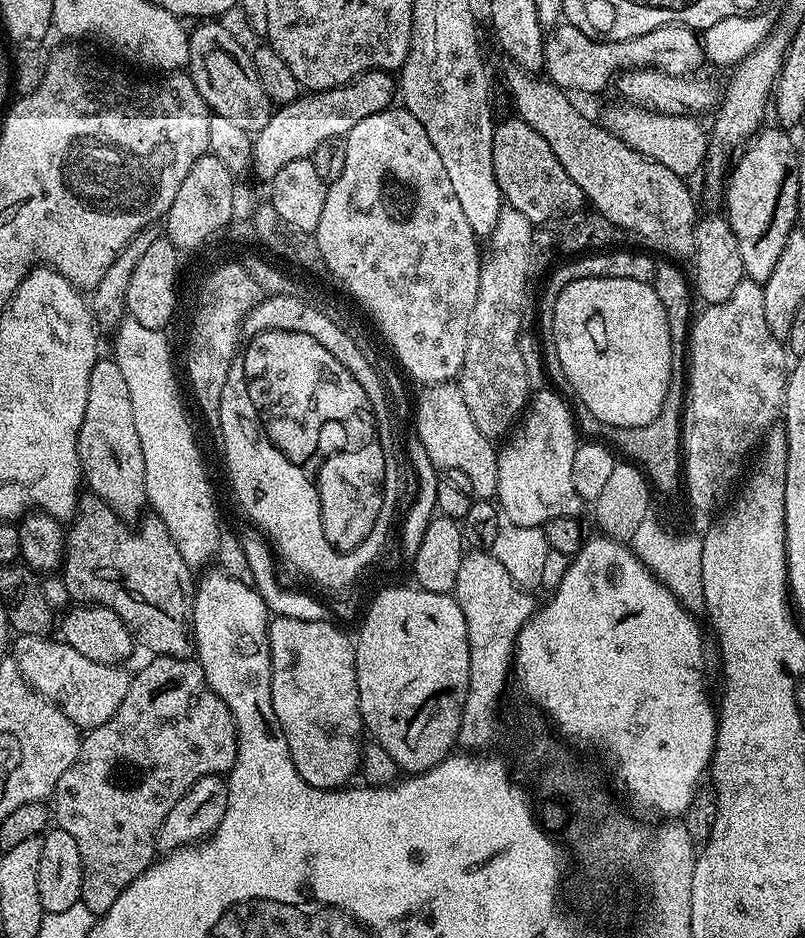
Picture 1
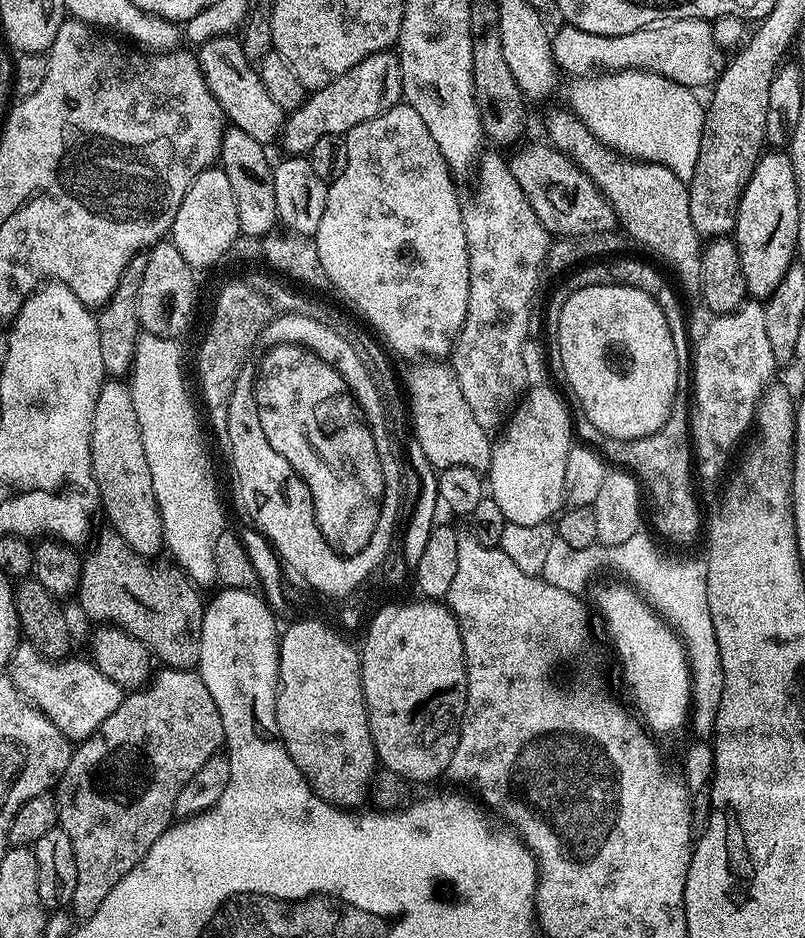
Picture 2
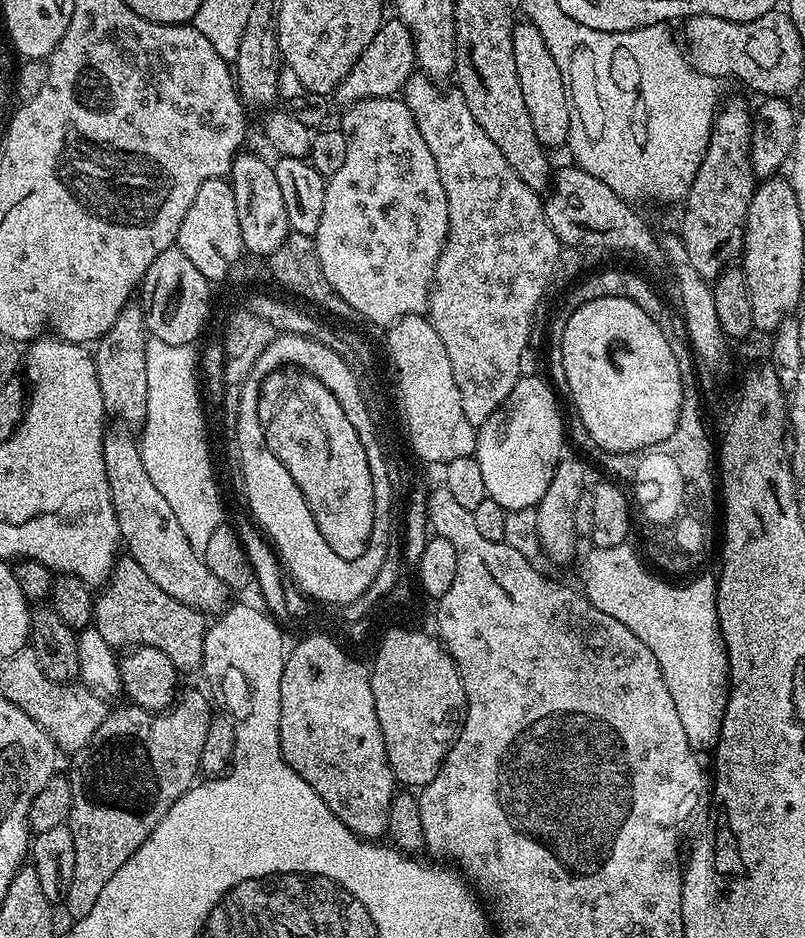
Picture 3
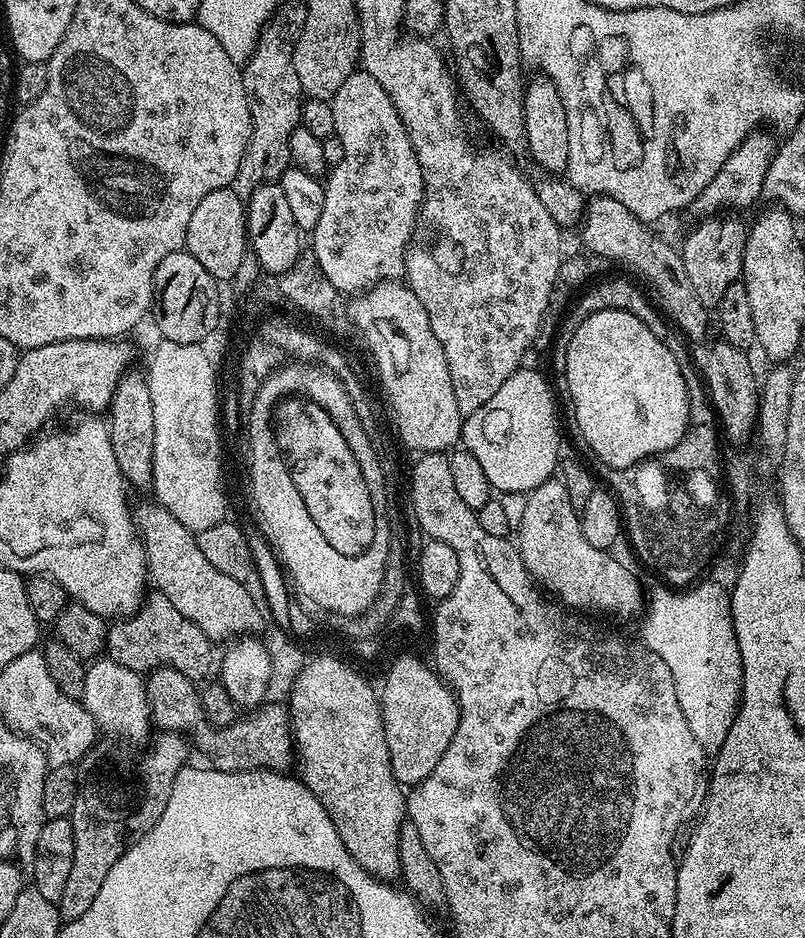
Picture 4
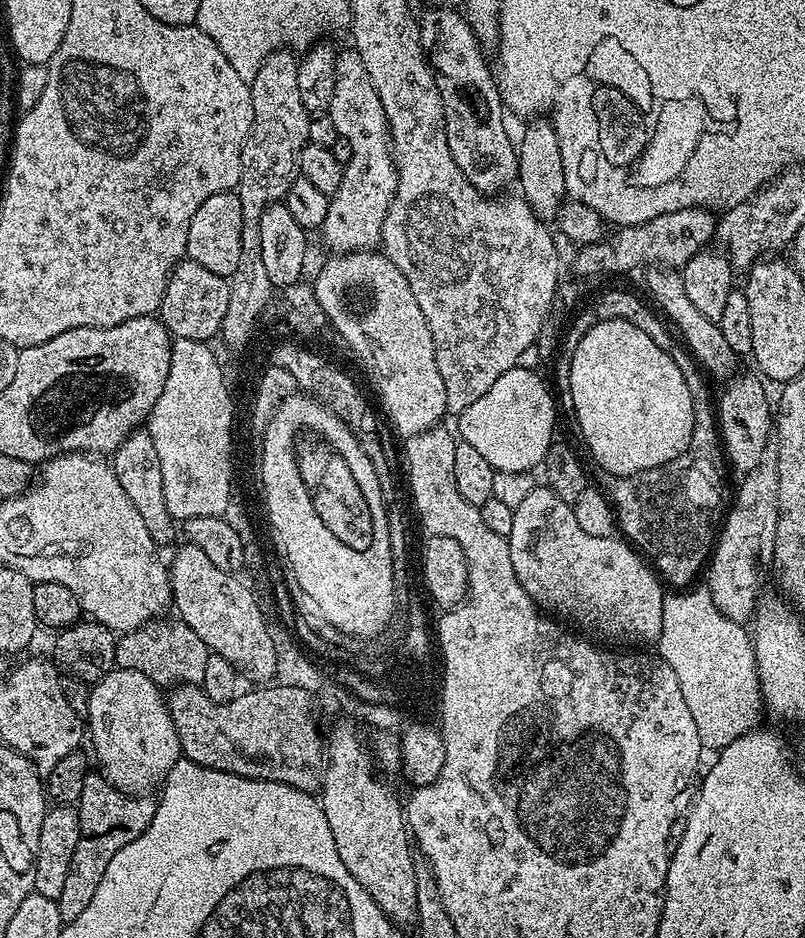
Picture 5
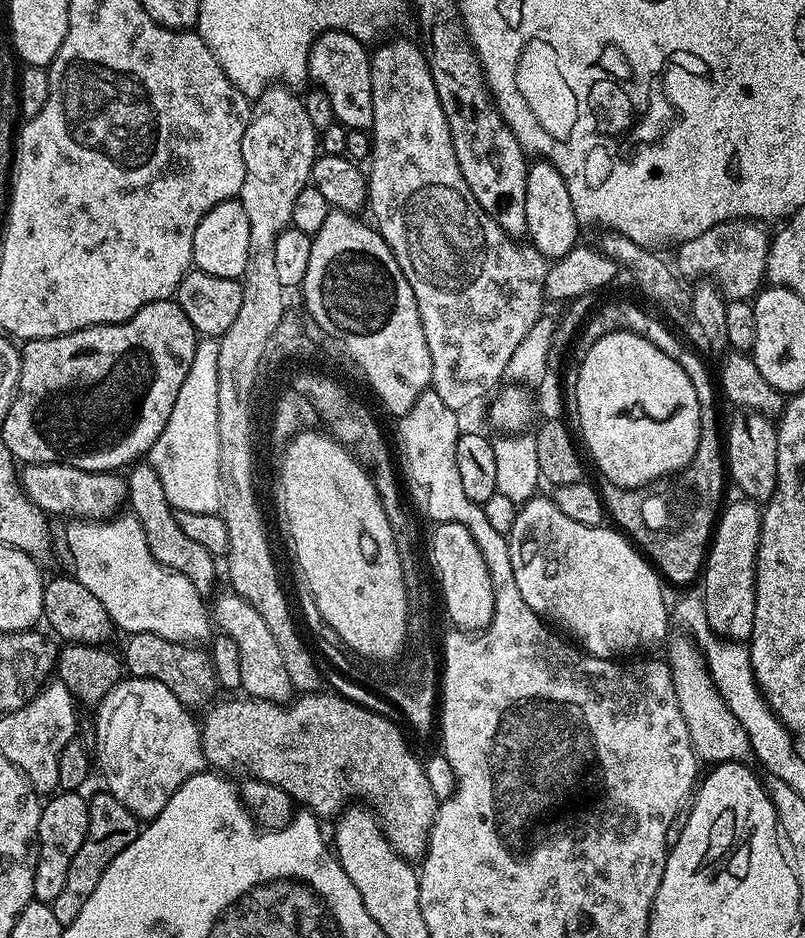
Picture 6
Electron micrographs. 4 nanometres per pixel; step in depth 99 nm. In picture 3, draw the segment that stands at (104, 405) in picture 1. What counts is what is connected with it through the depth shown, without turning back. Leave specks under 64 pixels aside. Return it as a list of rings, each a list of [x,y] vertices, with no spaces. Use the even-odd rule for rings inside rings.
[[[112,427],[104,433],[104,461],[106,478],[110,482],[110,498],[114,514],[118,518],[120,539],[127,555],[138,562],[138,566],[142,566],[147,576],[158,586],[162,586],[162,590],[166,590],[170,598],[178,598],[178,602],[197,608],[205,614],[223,612],[230,604],[230,589],[224,585],[222,578],[210,574],[210,570],[204,565],[203,555],[192,548],[190,542],[186,542],[186,533],[174,510],[170,510],[166,498],[162,498],[162,494],[154,487],[154,482],[150,482],[146,466],[142,466],[137,439],[123,427]]]

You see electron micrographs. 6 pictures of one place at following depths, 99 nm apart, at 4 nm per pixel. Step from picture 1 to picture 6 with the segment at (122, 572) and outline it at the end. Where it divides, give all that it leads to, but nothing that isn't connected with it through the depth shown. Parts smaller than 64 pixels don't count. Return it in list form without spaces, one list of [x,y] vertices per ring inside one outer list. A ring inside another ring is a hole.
[[[137,632],[129,635],[127,640],[128,645],[125,646],[124,652],[122,651],[123,667],[127,671],[129,668],[129,673],[132,676],[145,676],[147,680],[162,682],[162,686],[166,686],[166,690],[170,690],[170,694],[174,694],[174,698],[178,698],[178,702],[182,702],[185,708],[197,710],[196,708],[201,707],[200,709],[203,709],[213,699],[211,696],[218,692],[212,657],[205,649],[203,652],[203,647],[190,644],[175,644],[172,640],[158,638],[158,634],[150,634],[149,632]]]

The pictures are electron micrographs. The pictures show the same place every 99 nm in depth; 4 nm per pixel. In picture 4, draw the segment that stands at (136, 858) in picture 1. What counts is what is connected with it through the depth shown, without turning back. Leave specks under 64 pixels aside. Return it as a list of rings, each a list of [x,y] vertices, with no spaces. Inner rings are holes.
[[[160,732],[151,744],[152,749],[141,756],[127,756],[116,748],[94,746],[78,761],[78,767],[75,769],[78,787],[70,817],[74,830],[74,863],[70,866],[70,875],[58,905],[61,921],[77,920],[82,918],[82,914],[86,914],[86,910],[90,910],[94,898],[98,898],[102,882],[106,882],[106,874],[110,874],[110,866],[114,866],[114,862],[122,858],[132,841],[144,836],[152,829],[154,822],[162,818],[162,810],[166,810],[166,802],[170,802],[174,778],[177,772],[185,767],[187,760],[184,759],[188,756],[188,748],[190,752],[190,744],[179,732]]]

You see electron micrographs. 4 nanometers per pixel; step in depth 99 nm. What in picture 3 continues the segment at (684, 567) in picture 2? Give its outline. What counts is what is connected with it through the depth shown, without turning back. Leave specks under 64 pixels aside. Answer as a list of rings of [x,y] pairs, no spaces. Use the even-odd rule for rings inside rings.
[[[625,542],[622,544],[619,544],[618,546],[614,546],[613,548],[598,548],[595,546],[589,547],[589,552],[585,554],[584,557],[581,555],[579,557],[580,560],[580,584],[579,587],[582,589],[584,597],[587,598],[587,600],[590,601],[592,606],[594,608],[597,608],[598,611],[600,612],[605,612],[606,614],[610,614],[610,618],[618,618],[618,622],[622,622],[622,626],[626,626],[626,630],[631,630],[637,638],[642,638],[642,642],[646,642],[646,646],[650,646],[650,651],[653,652],[654,658],[658,658],[658,666],[662,666],[662,678],[666,678],[666,690],[670,690],[670,698],[674,698],[674,707],[678,709],[678,719],[682,721],[682,727],[686,730],[686,738],[690,742],[690,746],[694,749],[697,750],[703,750],[703,748],[708,748],[711,749],[713,745],[716,743],[716,739],[720,736],[720,727],[722,726],[722,718],[724,717],[724,711],[726,710],[726,702],[728,701],[728,651],[726,650],[726,646],[724,645],[724,639],[722,638],[722,634],[720,633],[720,623],[718,622],[718,610],[716,609],[716,581],[717,577],[715,575],[712,576],[700,576],[697,575],[695,578],[697,580],[692,580],[689,582],[689,584],[667,584],[666,581],[664,580],[659,580],[664,579],[661,578],[655,571],[652,572],[647,572],[646,569],[644,569],[644,564],[645,561],[641,559],[642,561],[639,560],[638,557],[635,556],[634,553],[632,553],[632,548],[631,548],[631,543]]]

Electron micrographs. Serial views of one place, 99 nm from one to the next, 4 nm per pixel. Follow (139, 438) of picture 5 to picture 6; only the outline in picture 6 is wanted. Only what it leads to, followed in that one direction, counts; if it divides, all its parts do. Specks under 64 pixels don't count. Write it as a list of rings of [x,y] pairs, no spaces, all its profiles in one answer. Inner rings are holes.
[[[137,462],[127,469],[126,479],[128,482],[127,507],[131,515],[138,518],[142,530],[146,534],[146,546],[150,546],[150,554],[162,566],[173,568],[178,574],[186,574],[190,582],[202,594],[216,584],[216,564],[217,557],[210,554],[210,550],[203,548],[199,542],[194,542],[178,527],[176,512],[169,506],[166,498],[166,490],[162,490],[162,482],[158,479],[158,474],[154,470],[151,462]]]

